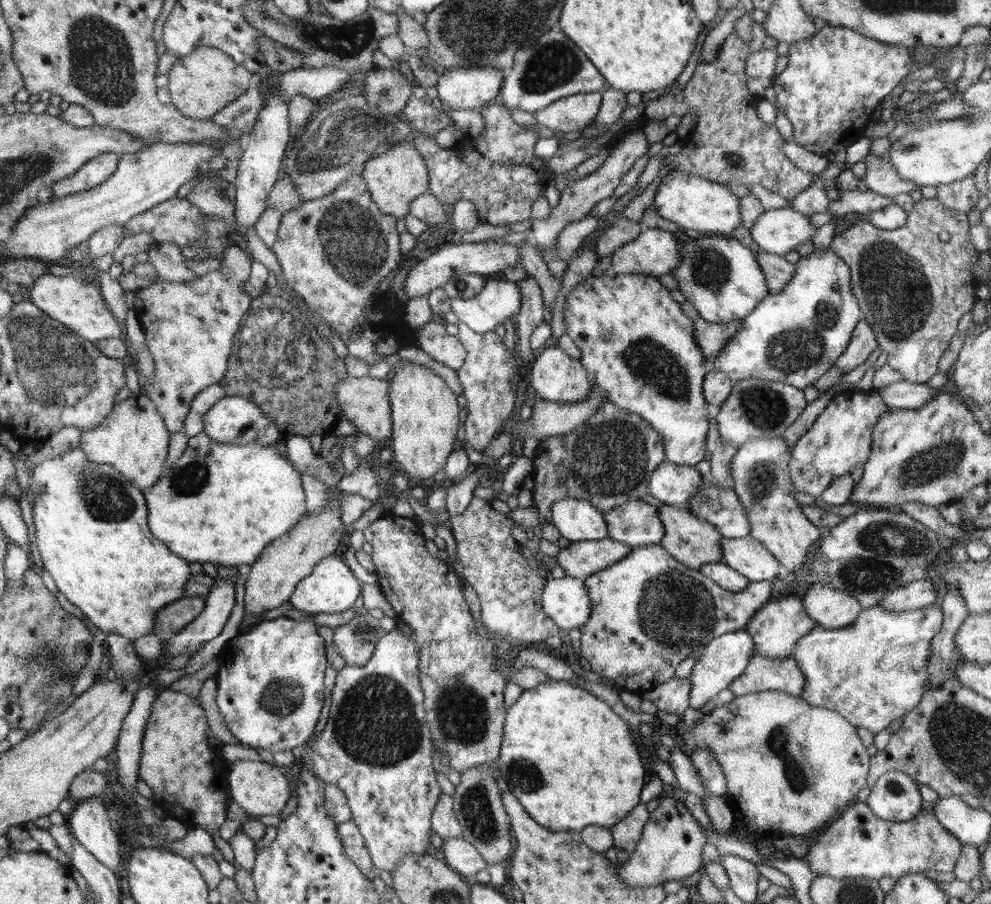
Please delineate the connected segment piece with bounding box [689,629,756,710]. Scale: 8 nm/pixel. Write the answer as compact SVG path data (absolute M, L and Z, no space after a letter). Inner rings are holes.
M746 629L727 632L707 642L697 663L692 668L690 676L692 690L690 690L689 707L699 710L702 706L712 706L716 702L718 692L724 690L724 688L729 688L732 680L736 680L736 678L744 674L746 666L748 666L748 660L755 653L752 635Z

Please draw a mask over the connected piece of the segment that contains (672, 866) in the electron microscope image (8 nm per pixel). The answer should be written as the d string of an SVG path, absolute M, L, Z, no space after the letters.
M659 798L660 806L653 812L638 842L634 853L624 864L618 864L618 875L630 887L654 886L669 880L678 880L704 869L702 852L709 843L709 836L704 833L703 819L692 814L688 808L674 798Z

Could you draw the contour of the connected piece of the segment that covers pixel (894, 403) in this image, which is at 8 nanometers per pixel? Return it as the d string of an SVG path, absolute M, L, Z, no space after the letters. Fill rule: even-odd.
M906 380L878 389L888 407L914 409L928 404L938 396L939 390L926 383L910 383Z

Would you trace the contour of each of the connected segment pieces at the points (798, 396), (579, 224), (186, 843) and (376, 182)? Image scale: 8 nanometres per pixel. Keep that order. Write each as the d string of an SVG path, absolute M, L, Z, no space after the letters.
M748 378L733 383L730 395L715 410L720 439L737 450L753 439L779 438L806 408L804 393L784 382Z
M588 214L583 219L572 221L560 231L558 238L558 257L570 262L573 252L578 250L584 242L584 238L598 228L602 217Z
M197 827L189 828L183 840L167 842L158 839L159 842L171 850L172 853L191 861L192 856L209 856L214 854L215 844L207 830Z
M400 142L394 148L388 148L388 152L370 157L370 160L364 162L364 172L361 176L380 211L396 218L408 216L412 200L430 190L430 175L426 161L410 142Z

